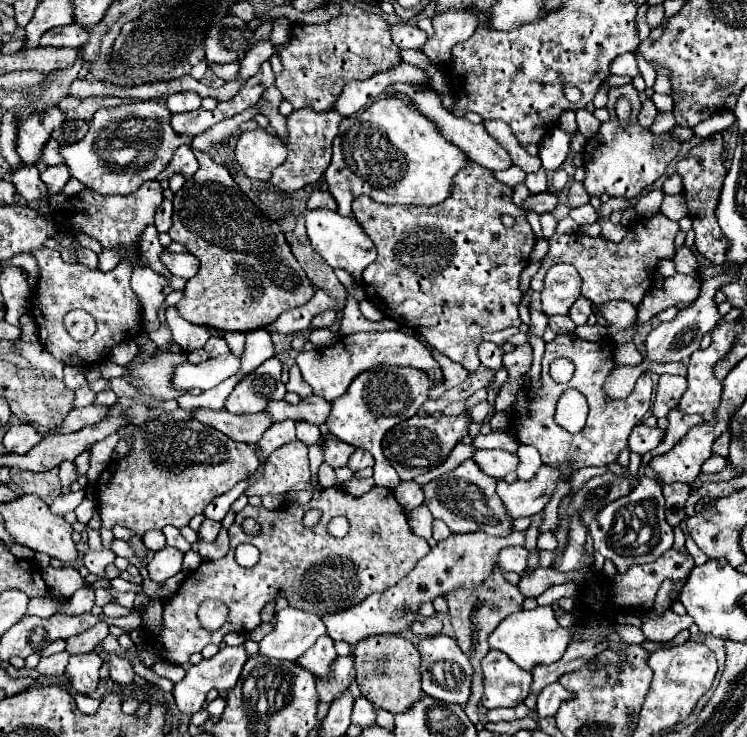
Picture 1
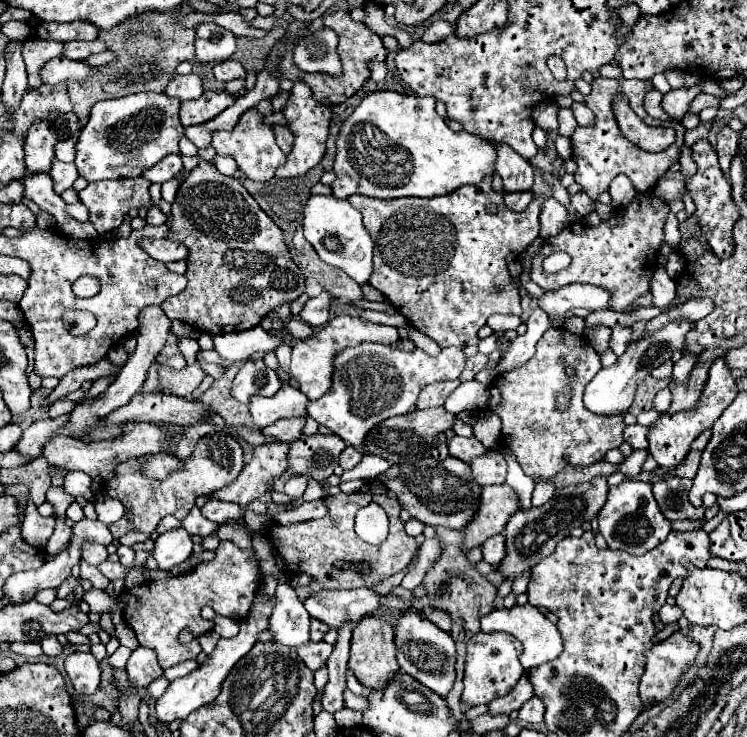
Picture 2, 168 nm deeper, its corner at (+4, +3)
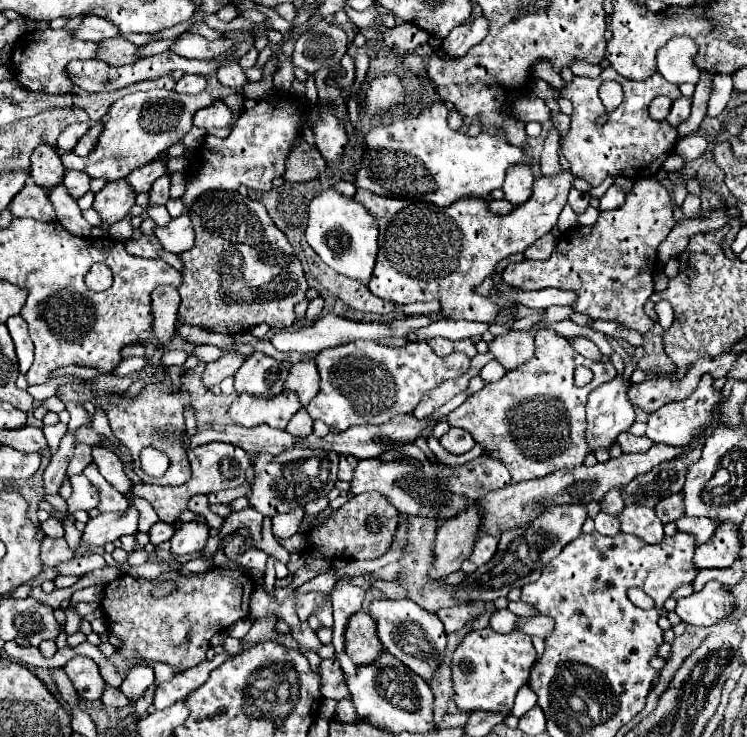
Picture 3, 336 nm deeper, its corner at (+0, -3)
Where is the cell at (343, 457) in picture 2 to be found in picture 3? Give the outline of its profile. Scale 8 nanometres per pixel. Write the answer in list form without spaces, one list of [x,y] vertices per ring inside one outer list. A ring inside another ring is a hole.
[[[341,456],[341,462],[339,462],[339,480],[347,480],[349,482],[357,464],[359,464],[359,460],[355,456]]]

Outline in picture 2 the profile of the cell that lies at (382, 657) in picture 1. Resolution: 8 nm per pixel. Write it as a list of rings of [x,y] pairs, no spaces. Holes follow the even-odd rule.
[[[367,616],[361,618],[355,628],[353,628],[353,636],[351,636],[351,656],[349,656],[349,668],[355,672],[355,676],[359,678],[359,682],[363,686],[369,688],[383,688],[387,686],[387,682],[397,674],[399,664],[395,658],[395,642],[393,642],[395,634],[393,634],[393,626],[387,624],[383,618],[379,616]]]

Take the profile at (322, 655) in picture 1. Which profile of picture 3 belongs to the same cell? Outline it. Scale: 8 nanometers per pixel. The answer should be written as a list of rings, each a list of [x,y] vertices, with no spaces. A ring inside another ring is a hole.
[[[327,602],[315,616],[311,616],[311,620],[307,620],[309,626],[313,628],[313,632],[317,632],[319,628],[331,628],[333,626],[333,616],[331,616],[331,604]]]

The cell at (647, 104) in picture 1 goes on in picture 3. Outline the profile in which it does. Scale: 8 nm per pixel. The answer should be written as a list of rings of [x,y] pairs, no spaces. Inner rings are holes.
[[[659,96],[659,98],[655,98],[651,104],[649,104],[649,116],[653,118],[653,120],[657,120],[657,122],[661,122],[661,120],[665,120],[667,118],[667,114],[669,114],[669,110],[671,110],[671,98],[665,98],[665,96]]]

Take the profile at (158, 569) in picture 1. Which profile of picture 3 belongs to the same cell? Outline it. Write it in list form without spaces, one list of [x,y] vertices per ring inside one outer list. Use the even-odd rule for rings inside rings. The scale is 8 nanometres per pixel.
[[[187,522],[183,524],[171,538],[171,554],[187,556],[193,552],[199,552],[209,538],[209,526],[199,522]]]

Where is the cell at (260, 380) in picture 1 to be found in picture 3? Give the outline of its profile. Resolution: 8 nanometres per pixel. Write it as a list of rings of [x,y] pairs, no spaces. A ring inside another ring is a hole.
[[[251,354],[235,374],[235,392],[255,398],[279,396],[291,364],[277,362],[265,354]]]

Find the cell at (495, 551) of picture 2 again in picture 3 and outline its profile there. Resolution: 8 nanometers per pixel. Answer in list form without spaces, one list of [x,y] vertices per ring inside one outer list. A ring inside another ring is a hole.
[[[491,534],[479,536],[479,538],[477,538],[477,544],[475,544],[475,548],[473,548],[473,554],[469,556],[469,560],[471,560],[473,564],[477,564],[477,566],[487,564],[487,562],[495,556],[497,544],[499,544],[499,540],[497,540],[495,536],[491,536]]]

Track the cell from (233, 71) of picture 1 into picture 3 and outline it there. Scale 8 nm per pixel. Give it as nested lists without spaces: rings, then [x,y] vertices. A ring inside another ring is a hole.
[[[229,62],[217,68],[217,78],[223,86],[233,88],[233,90],[241,90],[247,84],[247,78],[243,74],[243,68],[239,66],[239,62]]]

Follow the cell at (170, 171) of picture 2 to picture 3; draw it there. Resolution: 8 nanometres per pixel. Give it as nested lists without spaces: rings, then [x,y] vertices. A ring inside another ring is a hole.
[[[163,156],[159,160],[155,160],[153,164],[147,164],[147,168],[137,168],[129,178],[127,182],[131,184],[131,188],[135,188],[135,192],[149,192],[151,190],[151,184],[169,174],[167,172],[167,162],[171,160],[171,156]]]

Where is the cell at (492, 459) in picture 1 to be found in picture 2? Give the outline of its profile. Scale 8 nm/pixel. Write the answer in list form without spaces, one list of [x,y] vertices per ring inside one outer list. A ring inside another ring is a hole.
[[[453,436],[453,438],[447,438],[445,442],[449,446],[449,454],[463,460],[463,462],[469,462],[473,456],[481,456],[487,452],[475,436],[471,436],[471,438]]]

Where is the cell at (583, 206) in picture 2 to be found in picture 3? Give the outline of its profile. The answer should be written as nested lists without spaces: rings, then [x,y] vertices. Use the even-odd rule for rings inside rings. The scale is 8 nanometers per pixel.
[[[571,188],[571,192],[569,192],[569,204],[575,210],[575,214],[583,214],[585,208],[589,206],[589,194]]]

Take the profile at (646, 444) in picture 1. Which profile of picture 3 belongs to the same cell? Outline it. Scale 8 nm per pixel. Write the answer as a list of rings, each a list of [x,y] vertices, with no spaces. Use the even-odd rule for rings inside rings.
[[[621,432],[621,436],[617,438],[617,444],[621,446],[621,450],[625,454],[631,454],[631,452],[645,452],[653,446],[653,442],[647,438],[647,436],[635,436],[631,432]]]

